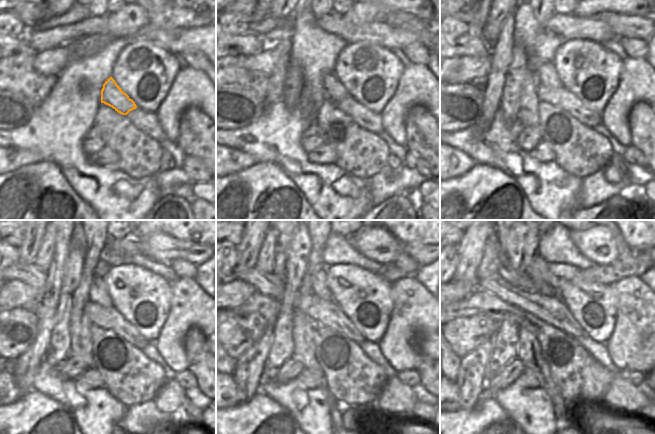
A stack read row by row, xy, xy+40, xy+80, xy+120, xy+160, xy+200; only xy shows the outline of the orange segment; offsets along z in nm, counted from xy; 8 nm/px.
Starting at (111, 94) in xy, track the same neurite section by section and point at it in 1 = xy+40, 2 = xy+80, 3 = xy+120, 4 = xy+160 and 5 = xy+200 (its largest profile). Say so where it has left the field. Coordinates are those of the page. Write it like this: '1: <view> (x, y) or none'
1: xy+40 (334, 90)
2: xy+80 (547, 74)
3: xy+120 (98, 293)
4: xy+160 (321, 289)
5: xy+200 (537, 270)

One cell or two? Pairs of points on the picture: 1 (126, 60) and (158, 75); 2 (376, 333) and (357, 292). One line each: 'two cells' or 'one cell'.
1: one cell
2: one cell

